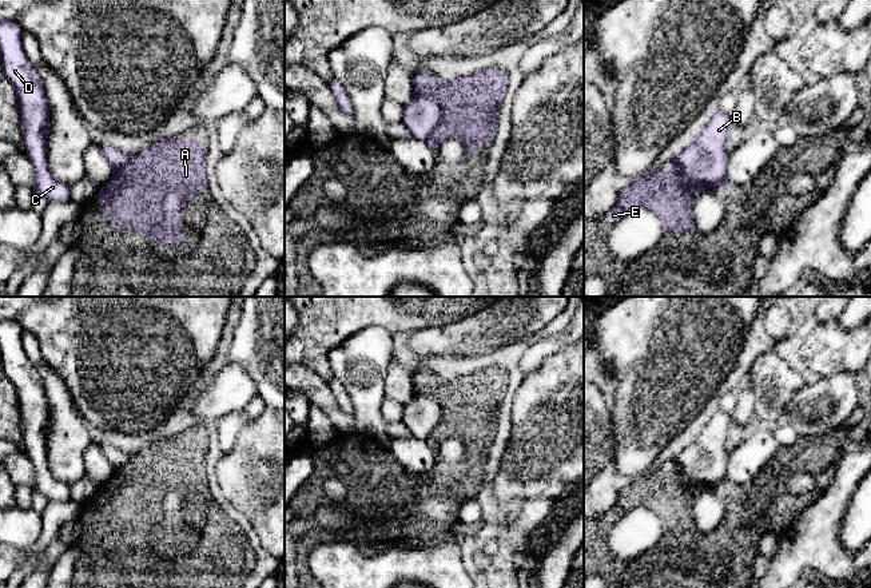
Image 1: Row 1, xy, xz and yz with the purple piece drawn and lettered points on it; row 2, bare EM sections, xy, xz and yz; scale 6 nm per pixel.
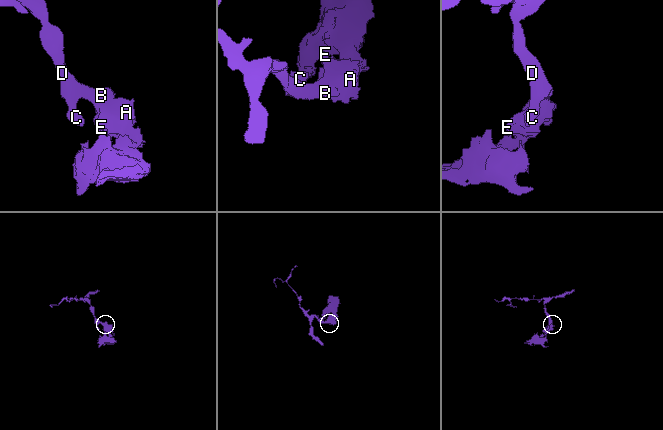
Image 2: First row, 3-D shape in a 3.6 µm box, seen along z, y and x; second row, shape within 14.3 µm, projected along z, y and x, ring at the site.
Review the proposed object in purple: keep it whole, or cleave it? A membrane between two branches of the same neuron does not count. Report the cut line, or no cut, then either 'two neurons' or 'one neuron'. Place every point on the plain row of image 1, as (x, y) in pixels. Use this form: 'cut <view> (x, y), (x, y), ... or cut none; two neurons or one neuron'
cut xz (414, 392), (430, 397), (440, 408), (440, 422), (425, 440); two neurons

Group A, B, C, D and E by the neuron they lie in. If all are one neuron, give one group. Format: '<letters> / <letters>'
A E / B C D

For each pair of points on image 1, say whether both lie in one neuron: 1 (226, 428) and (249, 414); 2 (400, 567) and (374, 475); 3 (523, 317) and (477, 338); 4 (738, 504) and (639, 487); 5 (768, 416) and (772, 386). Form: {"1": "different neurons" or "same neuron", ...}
{"1": "same neuron", "2": "different neurons", "3": "same neuron", "4": "same neuron", "5": "same neuron"}

